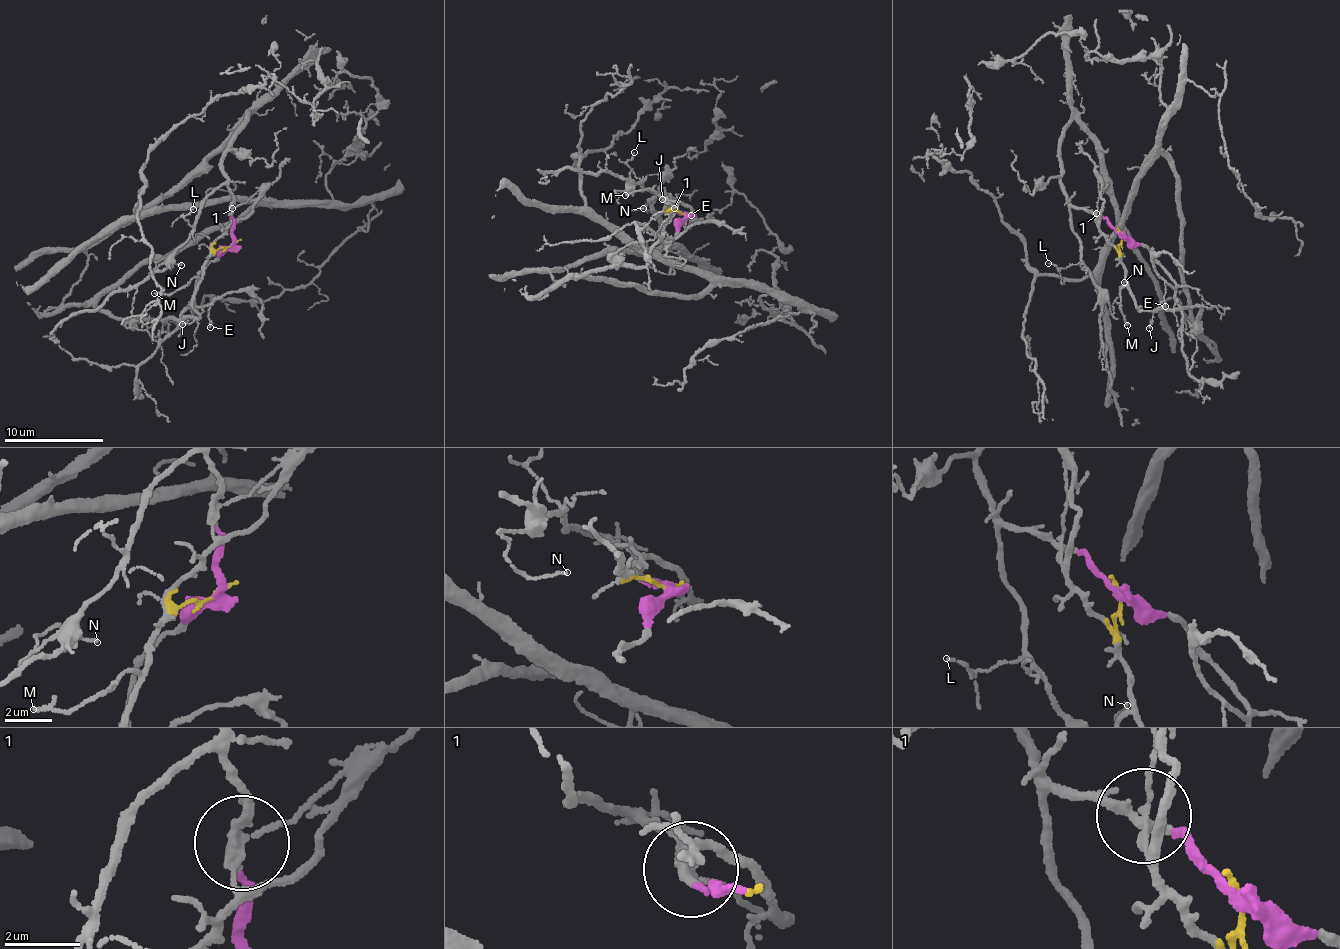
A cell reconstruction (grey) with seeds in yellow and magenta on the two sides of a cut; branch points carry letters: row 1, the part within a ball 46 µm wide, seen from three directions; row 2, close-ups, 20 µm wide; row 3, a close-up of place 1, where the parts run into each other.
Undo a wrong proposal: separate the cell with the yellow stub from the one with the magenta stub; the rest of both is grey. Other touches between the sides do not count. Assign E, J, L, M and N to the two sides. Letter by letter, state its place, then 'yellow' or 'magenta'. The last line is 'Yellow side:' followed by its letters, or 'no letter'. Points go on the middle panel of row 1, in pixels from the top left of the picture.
E: place (691, 215); magenta
J: place (662, 199); yellow
L: place (634, 152); magenta
M: place (625, 195); yellow
N: place (643, 208); magenta
Yellow side: J, M

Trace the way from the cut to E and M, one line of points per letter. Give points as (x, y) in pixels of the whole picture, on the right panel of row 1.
E: (1120, 233), (1149, 247), (1175, 285), (1165, 287), (1166, 306)
M: (1120, 233), (1118, 254), (1124, 276), (1119, 301), (1127, 325)

